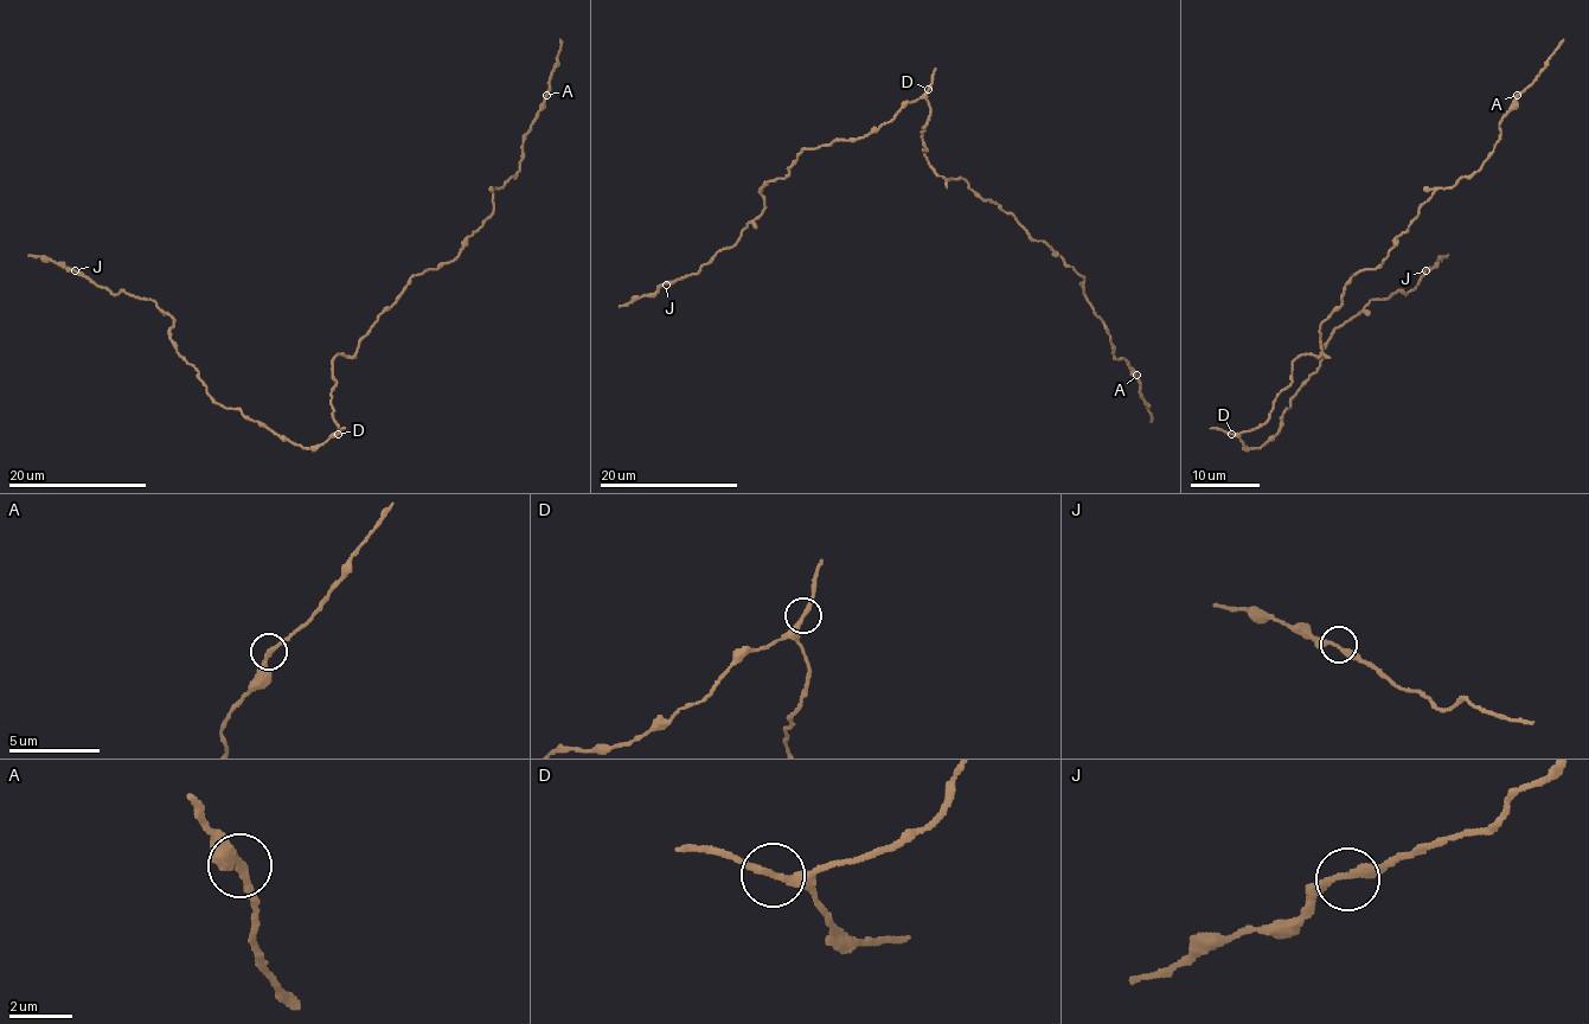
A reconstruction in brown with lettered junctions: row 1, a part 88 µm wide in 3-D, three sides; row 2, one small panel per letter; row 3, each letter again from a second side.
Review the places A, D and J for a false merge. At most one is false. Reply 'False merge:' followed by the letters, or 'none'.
False merge: none

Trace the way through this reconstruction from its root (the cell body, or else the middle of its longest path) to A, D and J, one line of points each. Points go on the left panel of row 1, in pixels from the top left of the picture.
A: (335, 384), (332, 359), (353, 356), (408, 280), (452, 261), (491, 215), (493, 191), (519, 170), (546, 96)
D: (335, 384), (331, 392), (331, 407), (332, 418), (339, 427), (338, 434)
J: (335, 384), (339, 430), (313, 448), (293, 445), (213, 400), (151, 299), (113, 294), (75, 270)

